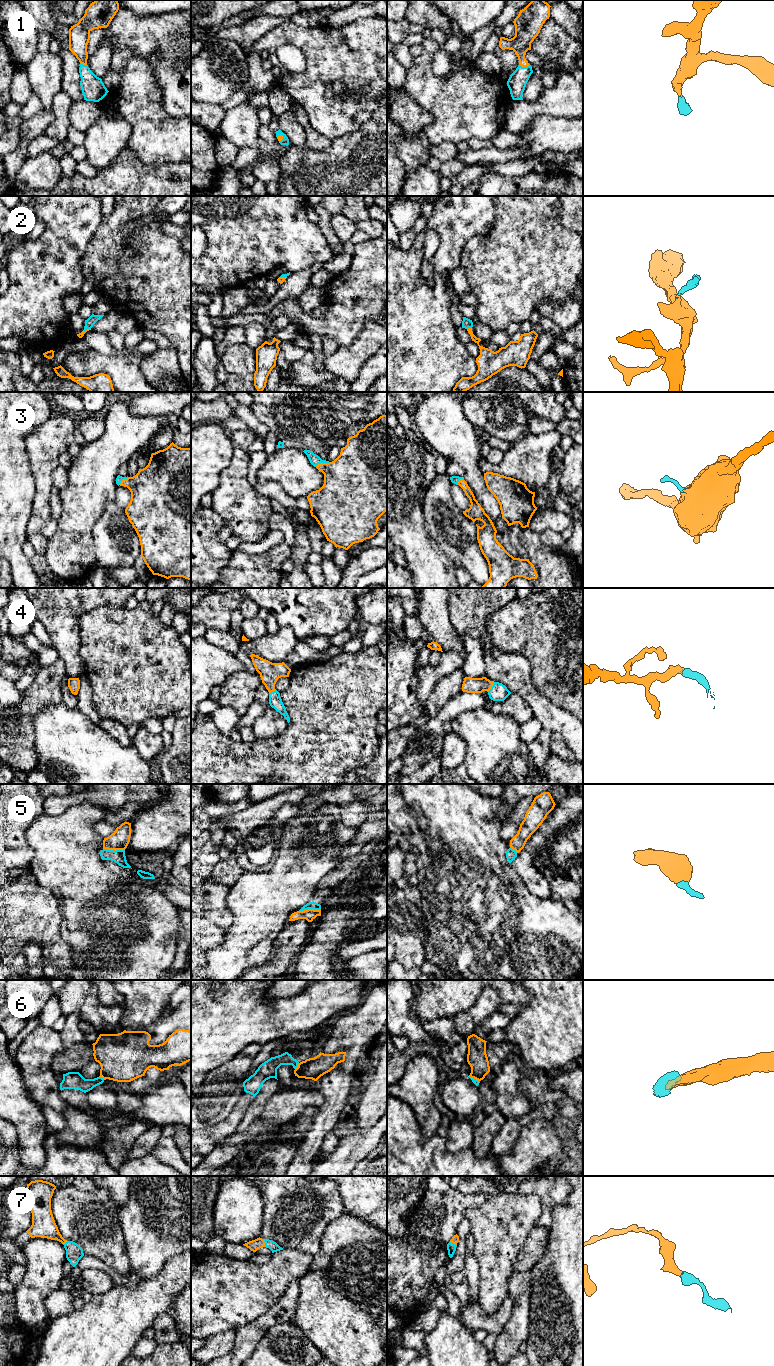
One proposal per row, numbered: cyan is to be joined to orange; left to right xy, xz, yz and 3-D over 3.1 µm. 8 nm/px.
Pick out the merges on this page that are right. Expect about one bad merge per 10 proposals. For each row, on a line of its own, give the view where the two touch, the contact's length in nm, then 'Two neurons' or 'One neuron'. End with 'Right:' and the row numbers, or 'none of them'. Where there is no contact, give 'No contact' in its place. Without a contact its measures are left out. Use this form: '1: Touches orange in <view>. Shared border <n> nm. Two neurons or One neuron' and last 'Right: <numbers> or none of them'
1: Touches orange in yz. Shared border 90 nm. One neuron
2: Touches orange in yz. Shared border 40 nm. One neuron
3: Touches orange in xz. Shared border 120 nm. One neuron
4: Touches orange in yz. Shared border 100 nm. One neuron
5: Touches orange in xy. Shared border 180 nm. One neuron
6: Touches orange in xz. Shared border 70 nm. Two neurons
7: Touches orange in xz. Shared border 70 nm. One neuron
Right: 1, 2, 3, 4, 5, 7

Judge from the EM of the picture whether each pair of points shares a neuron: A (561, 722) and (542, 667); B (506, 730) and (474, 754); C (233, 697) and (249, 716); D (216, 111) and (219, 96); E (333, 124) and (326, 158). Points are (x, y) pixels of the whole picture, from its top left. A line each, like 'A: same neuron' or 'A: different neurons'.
A: different neurons
B: same neuron
C: different neurons
D: different neurons
E: different neurons

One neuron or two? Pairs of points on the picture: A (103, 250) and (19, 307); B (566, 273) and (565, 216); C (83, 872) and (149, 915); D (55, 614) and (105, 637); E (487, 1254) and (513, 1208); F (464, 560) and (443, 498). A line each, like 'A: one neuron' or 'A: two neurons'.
A: two neurons
B: two neurons
C: one neuron
D: two neurons
E: one neuron
F: one neuron

